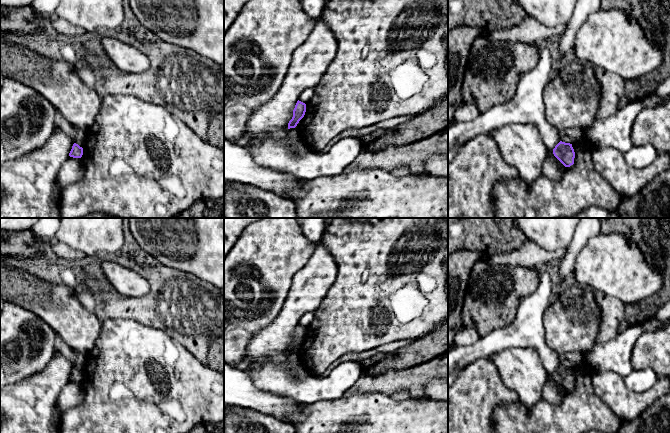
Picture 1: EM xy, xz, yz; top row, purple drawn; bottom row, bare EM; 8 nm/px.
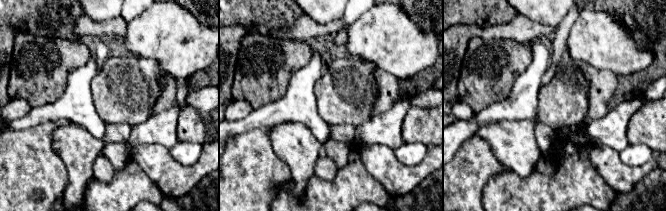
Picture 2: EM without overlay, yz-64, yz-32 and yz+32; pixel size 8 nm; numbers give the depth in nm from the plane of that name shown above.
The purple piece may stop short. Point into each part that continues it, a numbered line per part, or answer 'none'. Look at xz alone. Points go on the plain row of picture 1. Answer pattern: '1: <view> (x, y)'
none

